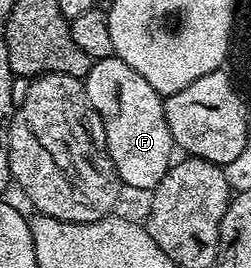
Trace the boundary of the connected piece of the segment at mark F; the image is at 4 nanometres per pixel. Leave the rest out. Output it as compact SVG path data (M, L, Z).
M116 56L96 59L83 81L85 83L85 97L92 113L94 110L101 117L102 124L105 125L103 146L113 161L118 178L128 189L130 186L133 190L152 192L159 184L159 180L163 180L163 176L175 158L173 137L167 128L162 95L157 94L155 88L151 88L151 84L147 84L147 80L143 80L143 76L139 76L139 72L135 72L135 68L131 68Z

